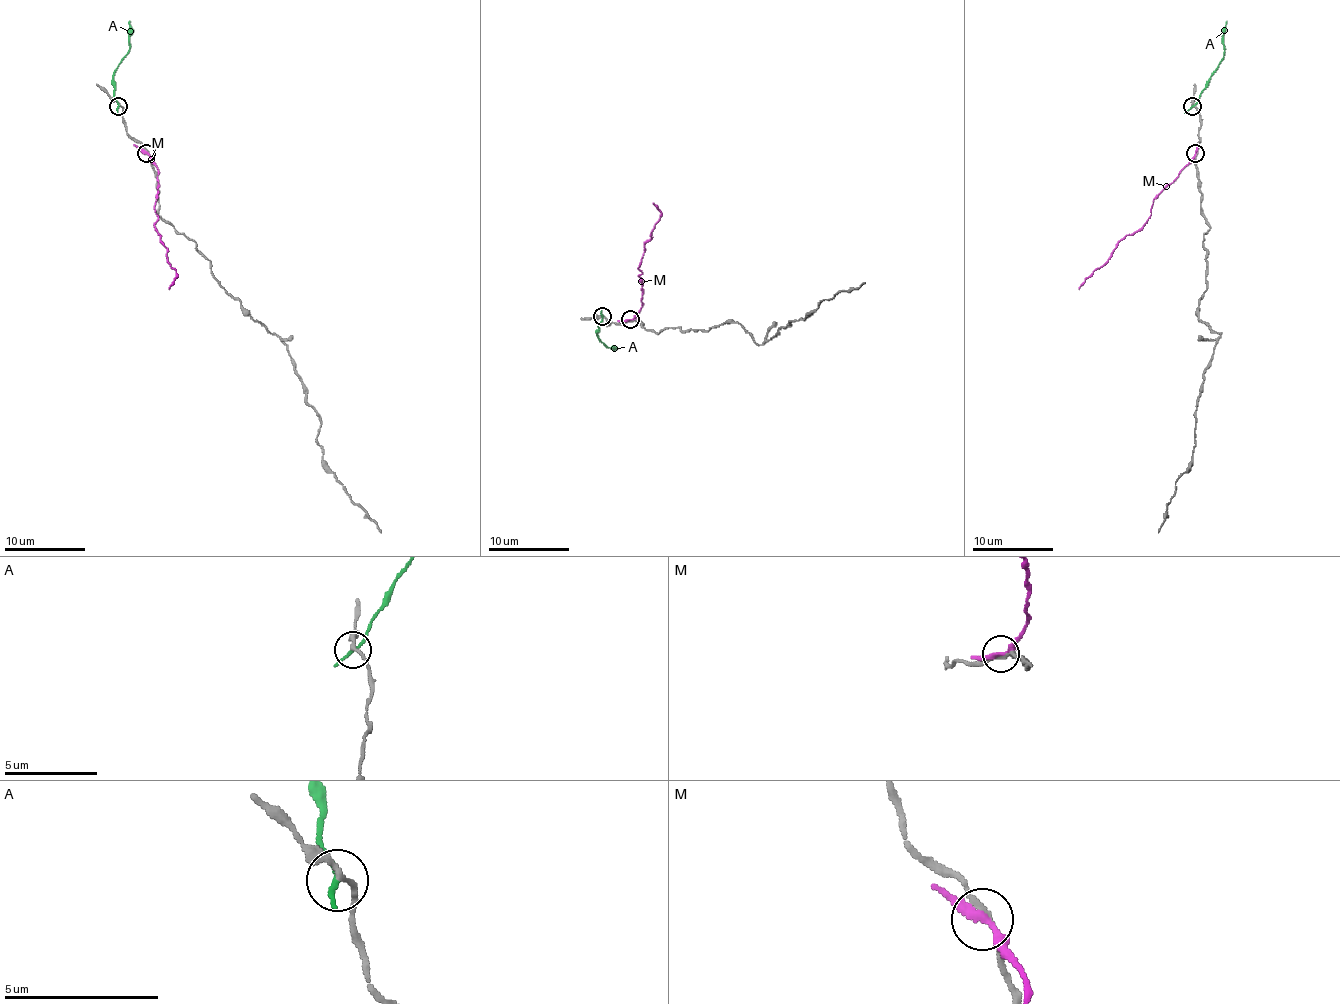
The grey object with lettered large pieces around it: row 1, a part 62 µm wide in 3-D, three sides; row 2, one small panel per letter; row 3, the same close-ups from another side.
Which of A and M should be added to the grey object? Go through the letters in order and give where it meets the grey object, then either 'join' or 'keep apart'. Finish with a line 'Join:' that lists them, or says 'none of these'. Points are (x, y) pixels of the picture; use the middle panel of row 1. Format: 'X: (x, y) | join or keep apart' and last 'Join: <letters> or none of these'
A: (602, 316) | keep apart
M: (630, 319) | keep apart
Join: none of these

